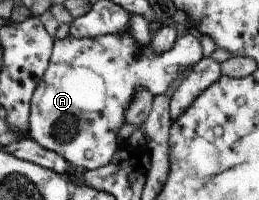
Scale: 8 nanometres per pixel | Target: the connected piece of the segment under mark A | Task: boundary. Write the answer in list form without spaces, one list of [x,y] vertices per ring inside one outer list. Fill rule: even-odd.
[[[131,31],[109,33],[95,37],[75,38],[68,35],[54,40],[50,63],[38,82],[30,100],[29,138],[39,146],[60,154],[67,162],[88,171],[109,164],[116,153],[117,132],[126,123],[126,110],[141,89],[160,95],[186,69],[193,68],[204,57],[202,44],[193,34],[178,38],[165,52],[156,53],[150,44],[142,47]]]

